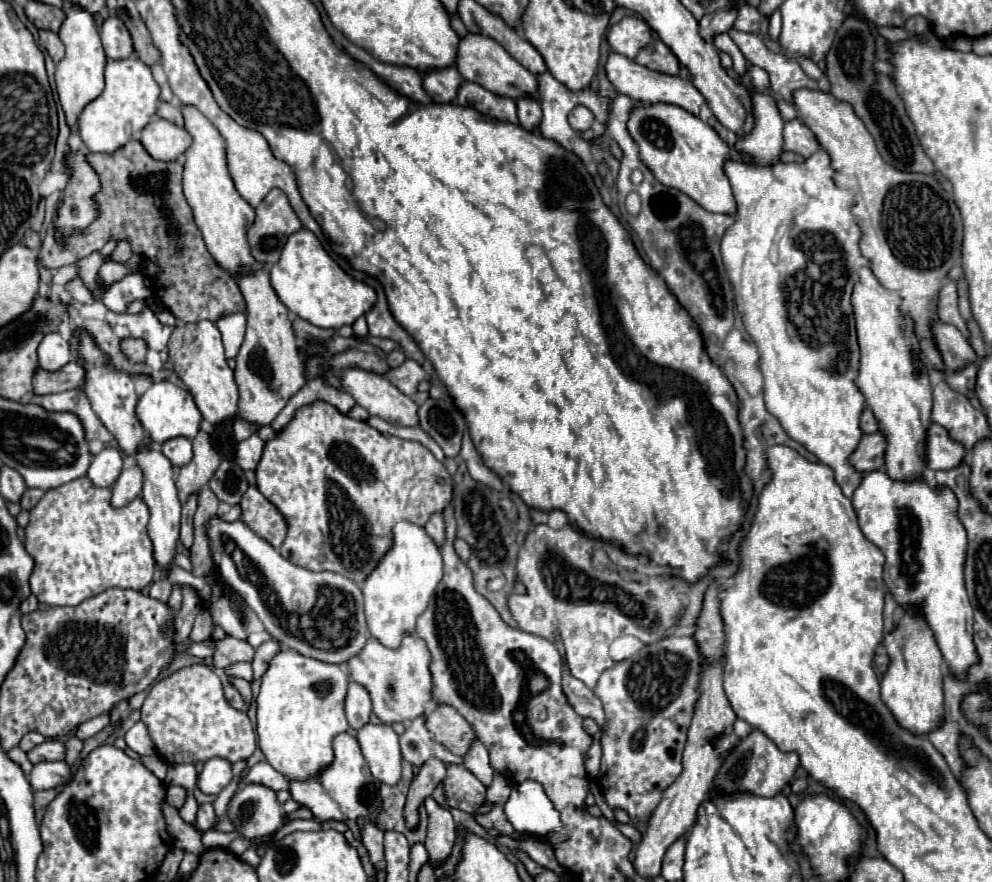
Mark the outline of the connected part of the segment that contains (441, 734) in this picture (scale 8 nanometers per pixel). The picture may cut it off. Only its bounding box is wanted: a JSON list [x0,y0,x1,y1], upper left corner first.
[427,706,473,756]

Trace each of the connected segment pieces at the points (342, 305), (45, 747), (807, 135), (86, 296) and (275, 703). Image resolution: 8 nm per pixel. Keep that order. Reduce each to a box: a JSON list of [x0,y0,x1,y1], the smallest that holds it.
[[271,228,375,328],[27,740,65,764],[783,120,819,158],[65,280,99,304],[257,650,349,780]]

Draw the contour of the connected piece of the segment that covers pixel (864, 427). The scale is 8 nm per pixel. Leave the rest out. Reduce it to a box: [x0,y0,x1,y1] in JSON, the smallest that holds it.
[859,408,877,434]

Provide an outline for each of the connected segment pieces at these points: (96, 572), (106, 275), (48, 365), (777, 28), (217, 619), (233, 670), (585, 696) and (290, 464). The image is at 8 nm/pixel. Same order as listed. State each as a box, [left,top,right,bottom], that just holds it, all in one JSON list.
[[25,476,155,606],[99,262,129,288],[37,332,71,372],[767,10,781,40],[209,596,247,640],[223,662,253,682],[563,660,605,726],[255,400,453,584]]

